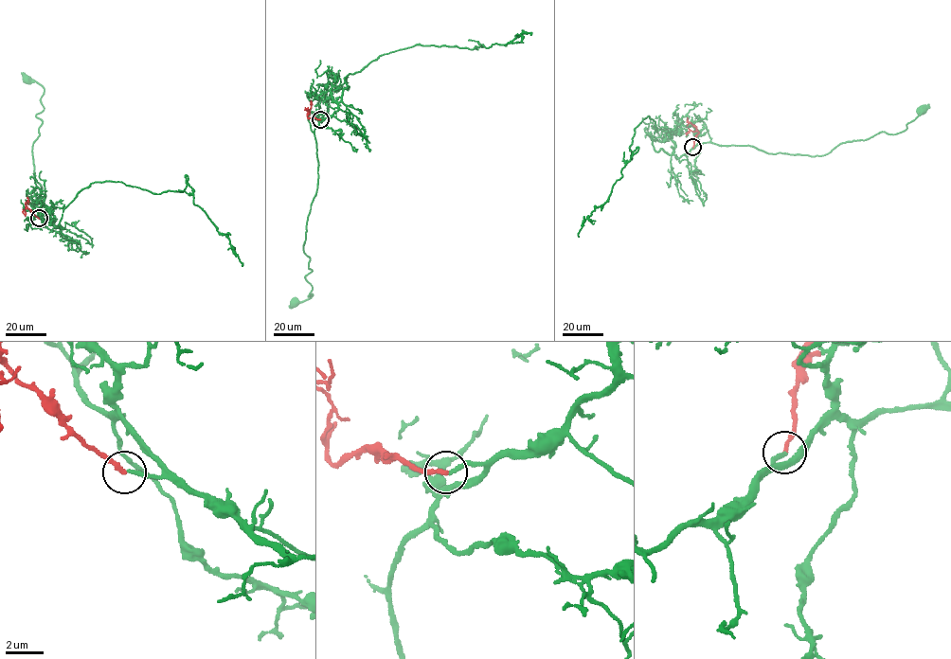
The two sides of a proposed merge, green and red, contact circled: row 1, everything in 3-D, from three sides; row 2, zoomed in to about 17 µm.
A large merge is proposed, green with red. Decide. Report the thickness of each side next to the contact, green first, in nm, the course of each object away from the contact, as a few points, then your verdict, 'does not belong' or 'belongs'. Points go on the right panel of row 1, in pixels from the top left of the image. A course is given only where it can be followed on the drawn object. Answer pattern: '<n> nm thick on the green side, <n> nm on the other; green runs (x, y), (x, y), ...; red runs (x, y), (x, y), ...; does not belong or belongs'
200 nm thick on the green side, 220 nm on the other; green runs (692, 148), (713, 143), (822, 155), (841, 143), (905, 131), (923, 110); red runs (692, 147), (698, 133), (687, 117); belongs

